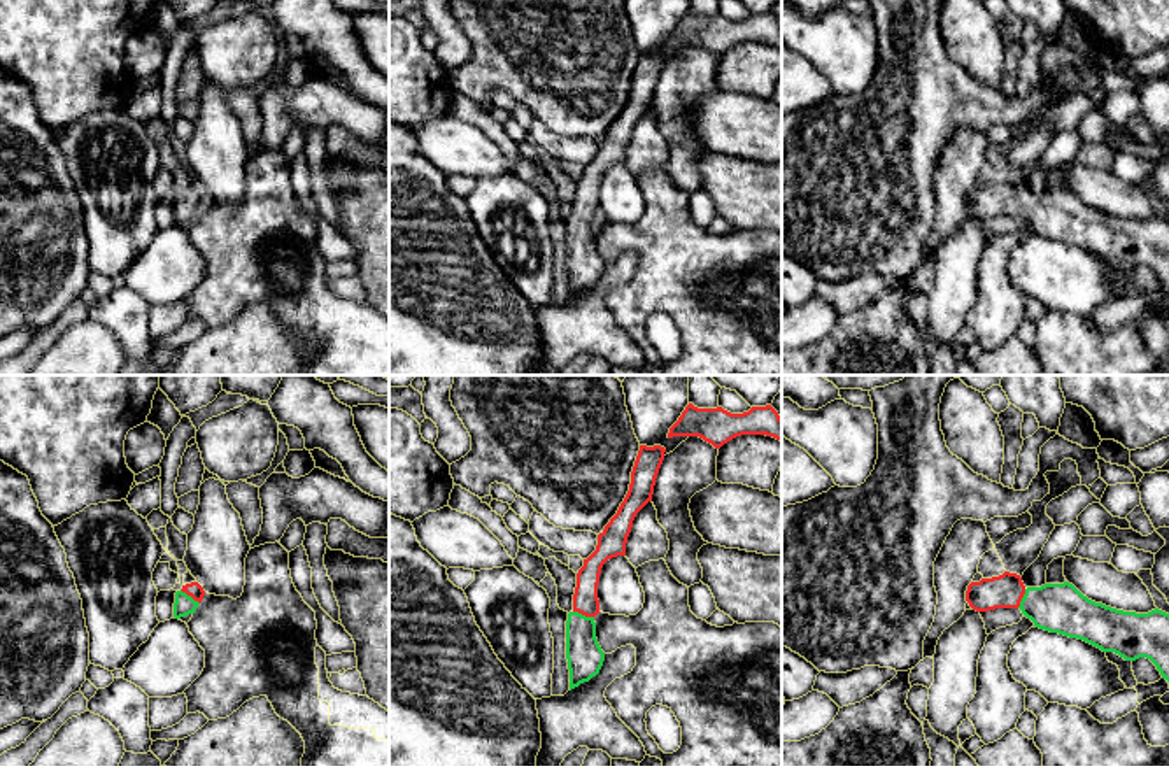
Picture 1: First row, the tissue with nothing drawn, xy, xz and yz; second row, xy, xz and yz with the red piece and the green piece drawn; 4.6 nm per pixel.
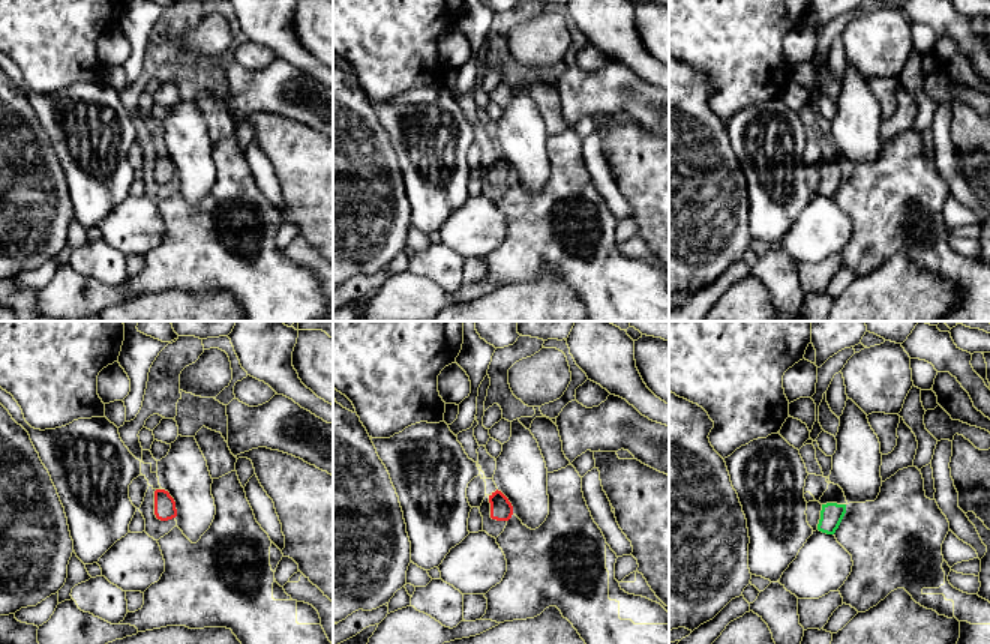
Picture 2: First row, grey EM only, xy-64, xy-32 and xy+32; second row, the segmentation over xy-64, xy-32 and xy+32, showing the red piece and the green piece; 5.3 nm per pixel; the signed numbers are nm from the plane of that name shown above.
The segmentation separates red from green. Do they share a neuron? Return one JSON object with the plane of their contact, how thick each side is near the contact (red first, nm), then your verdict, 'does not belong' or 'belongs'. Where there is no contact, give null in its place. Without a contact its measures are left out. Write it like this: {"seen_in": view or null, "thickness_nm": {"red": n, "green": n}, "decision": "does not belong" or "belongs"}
{"seen_in": "xz", "thickness_nm": {"red": 120, "green": 160}, "decision": "belongs"}

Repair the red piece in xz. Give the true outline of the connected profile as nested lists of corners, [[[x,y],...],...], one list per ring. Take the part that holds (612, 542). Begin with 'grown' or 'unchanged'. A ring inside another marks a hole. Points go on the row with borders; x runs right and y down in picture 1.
grown; [[[640,445],[629,491],[617,514],[598,535],[596,550],[584,559],[577,573],[573,610],[566,621],[566,659],[570,670],[570,691],[596,677],[603,666],[605,652],[596,638],[594,617],[599,614],[598,584],[603,564],[617,556],[626,556],[627,536],[636,514],[652,501],[655,479],[666,449],[661,445]]]

